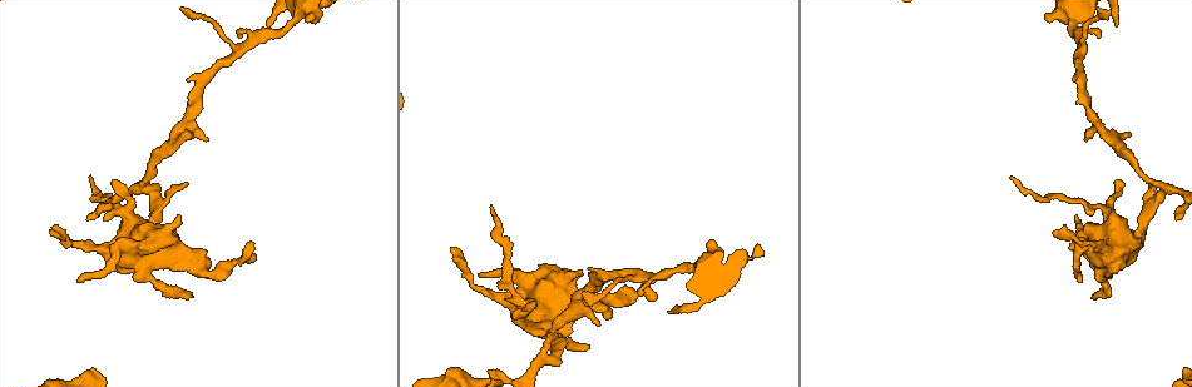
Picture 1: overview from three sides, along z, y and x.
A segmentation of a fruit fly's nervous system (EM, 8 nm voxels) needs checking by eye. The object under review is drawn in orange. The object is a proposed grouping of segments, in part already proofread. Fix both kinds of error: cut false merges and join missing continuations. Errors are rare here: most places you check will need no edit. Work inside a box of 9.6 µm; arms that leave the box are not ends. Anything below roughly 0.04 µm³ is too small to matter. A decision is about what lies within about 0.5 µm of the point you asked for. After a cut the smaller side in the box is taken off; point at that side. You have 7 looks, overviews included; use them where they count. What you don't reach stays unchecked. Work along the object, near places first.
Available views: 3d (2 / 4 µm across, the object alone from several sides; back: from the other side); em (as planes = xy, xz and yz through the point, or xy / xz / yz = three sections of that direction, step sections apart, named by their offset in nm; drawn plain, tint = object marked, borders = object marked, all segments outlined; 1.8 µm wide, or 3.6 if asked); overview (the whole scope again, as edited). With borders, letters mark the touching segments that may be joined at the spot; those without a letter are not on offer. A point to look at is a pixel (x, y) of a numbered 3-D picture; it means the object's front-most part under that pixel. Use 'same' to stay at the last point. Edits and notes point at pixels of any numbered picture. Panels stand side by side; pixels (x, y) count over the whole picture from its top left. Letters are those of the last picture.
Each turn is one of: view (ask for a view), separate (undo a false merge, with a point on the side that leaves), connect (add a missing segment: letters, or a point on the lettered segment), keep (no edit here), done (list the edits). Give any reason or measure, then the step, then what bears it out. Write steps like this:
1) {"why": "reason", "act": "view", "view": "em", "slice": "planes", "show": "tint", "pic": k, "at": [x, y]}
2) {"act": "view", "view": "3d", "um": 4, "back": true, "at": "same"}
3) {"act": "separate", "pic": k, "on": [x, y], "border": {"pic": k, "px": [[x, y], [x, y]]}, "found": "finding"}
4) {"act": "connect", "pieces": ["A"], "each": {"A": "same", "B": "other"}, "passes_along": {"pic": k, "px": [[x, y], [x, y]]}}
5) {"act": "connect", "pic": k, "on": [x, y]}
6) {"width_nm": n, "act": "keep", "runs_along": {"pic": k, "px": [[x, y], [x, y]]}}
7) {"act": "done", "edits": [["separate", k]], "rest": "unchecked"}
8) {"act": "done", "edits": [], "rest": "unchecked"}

{"why": "thick turns thin", "act": "view", "view": "em", "um": 3.6, "slice": "planes", "show": "plain", "pic": 1, "at": [182, 257]}

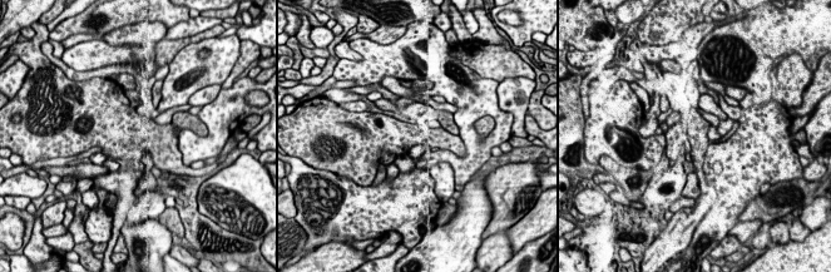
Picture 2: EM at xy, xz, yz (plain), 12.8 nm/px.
{"act": "view", "view": "em", "um": 3.6, "slice": "planes", "show": "borders", "at": "same"}

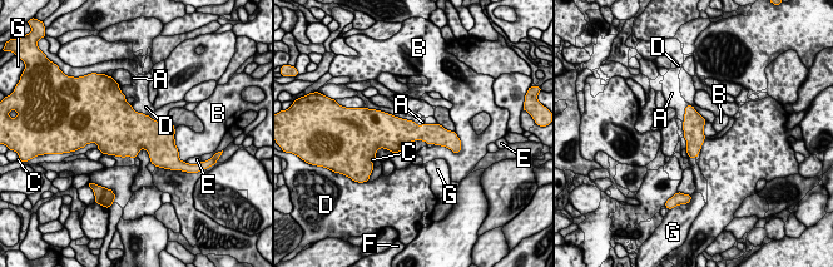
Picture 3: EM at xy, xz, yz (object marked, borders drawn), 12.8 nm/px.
{"act": "keep", "each": {"A": "other", "B": "other", "C": "other", "D": "other", "E": "other", "F": "other", "G": "other"}, "border": {"pic": 3, "px": [[689, 104], [685, 108], [683, 122]]}, "found": "all the same neuron"}

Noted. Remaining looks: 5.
{"why": "sudden change in width", "act": "view", "view": "em", "um": 3.6, "slice": "planes", "show": "borders", "pic": 1, "at": [502, 296]}

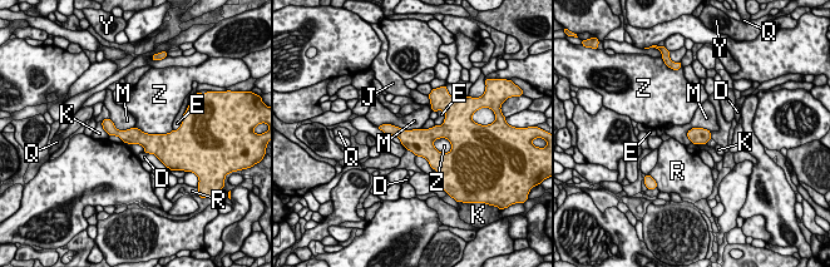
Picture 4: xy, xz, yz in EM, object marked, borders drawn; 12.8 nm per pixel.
{"act": "keep", "each": {"D": "other", "E": "other", "J": "other", "K": "other", "M": "other", "Q": "other", "R": "other", "Y": "other", "Z": "other"}, "runs_along": {"pic": 4, "px": [[105, 123], [126, 136], [168, 137]]}, "found": "one neuron here"}

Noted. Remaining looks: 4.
{"why": "end of a long branch", "act": "view", "view": "em", "slice": "planes", "show": "borders", "pic": 1, "at": [49, 231]}

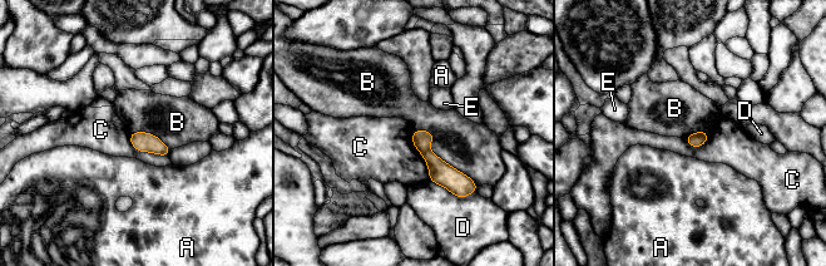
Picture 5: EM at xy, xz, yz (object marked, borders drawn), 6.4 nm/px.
{"act": "keep", "each": {"A": "other", "B": "other", "C": "other", "D": "other", "E": "other"}, "found": "none of them fits"}

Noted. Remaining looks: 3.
{"act": "done", "edits": [], "rest": "unchecked"}

